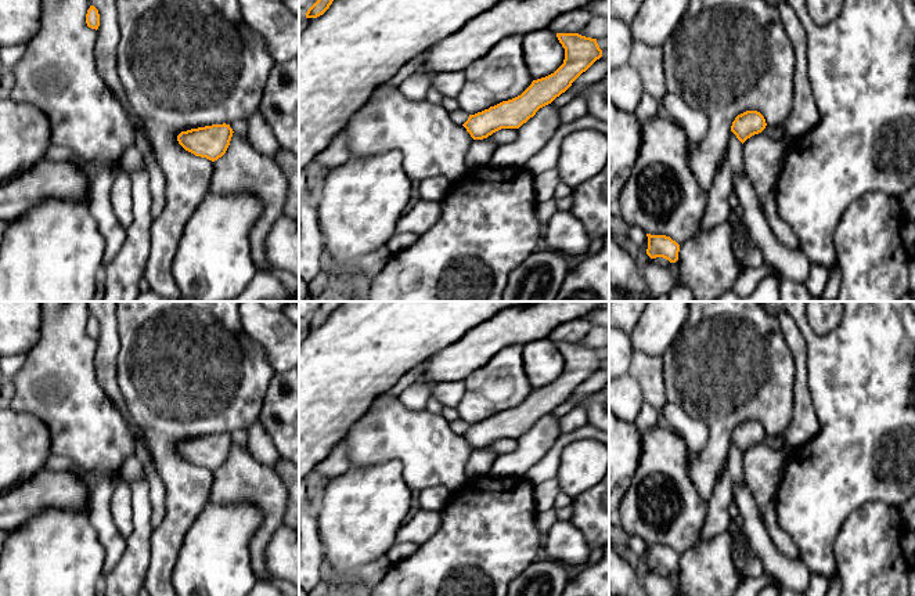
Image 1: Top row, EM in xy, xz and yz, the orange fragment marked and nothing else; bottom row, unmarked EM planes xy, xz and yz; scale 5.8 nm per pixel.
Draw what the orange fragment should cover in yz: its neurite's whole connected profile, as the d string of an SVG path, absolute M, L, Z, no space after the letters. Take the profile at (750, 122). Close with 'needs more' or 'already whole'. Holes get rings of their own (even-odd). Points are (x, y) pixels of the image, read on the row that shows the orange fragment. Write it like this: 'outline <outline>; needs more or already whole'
outline M746 111L735 118L731 131L743 144L752 136L761 133L765 126L765 119L760 112Z; already whole

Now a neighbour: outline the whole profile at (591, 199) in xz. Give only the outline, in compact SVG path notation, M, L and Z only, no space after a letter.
M609 159L605 169L573 188L572 214L586 228L591 241L609 234Z

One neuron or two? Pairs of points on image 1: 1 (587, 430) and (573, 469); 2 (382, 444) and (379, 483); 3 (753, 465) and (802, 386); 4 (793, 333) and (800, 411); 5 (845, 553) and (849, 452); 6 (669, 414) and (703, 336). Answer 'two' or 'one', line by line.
1: two
2: two
3: two
4: one
5: two
6: two

